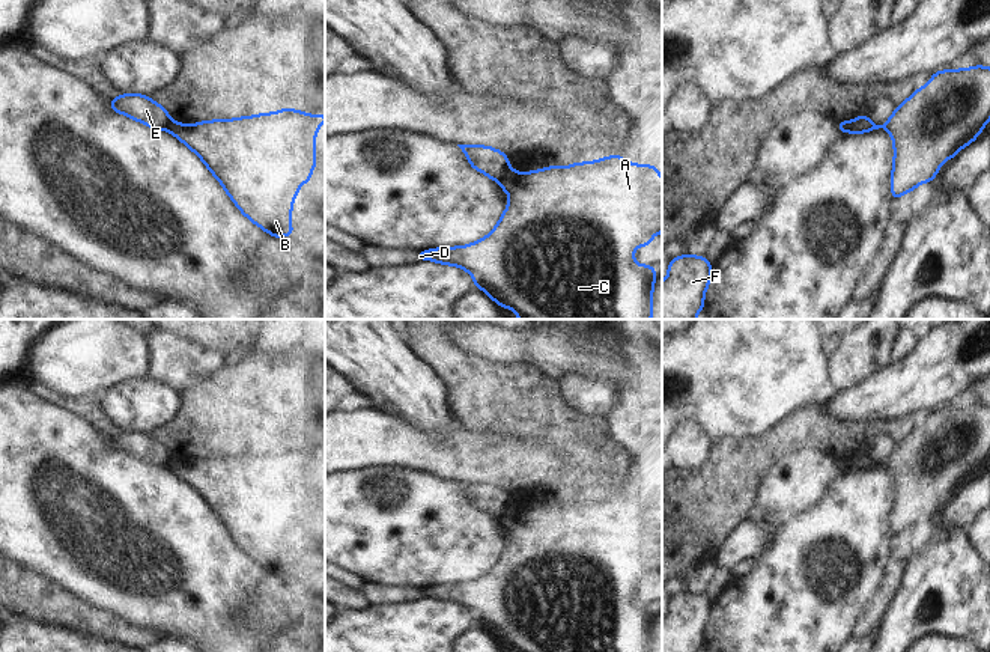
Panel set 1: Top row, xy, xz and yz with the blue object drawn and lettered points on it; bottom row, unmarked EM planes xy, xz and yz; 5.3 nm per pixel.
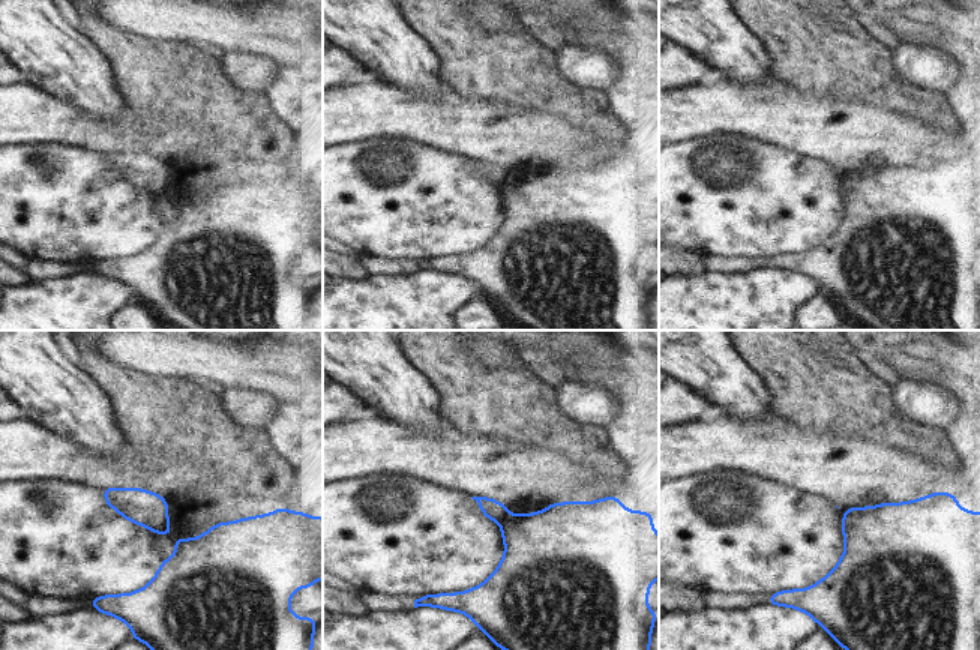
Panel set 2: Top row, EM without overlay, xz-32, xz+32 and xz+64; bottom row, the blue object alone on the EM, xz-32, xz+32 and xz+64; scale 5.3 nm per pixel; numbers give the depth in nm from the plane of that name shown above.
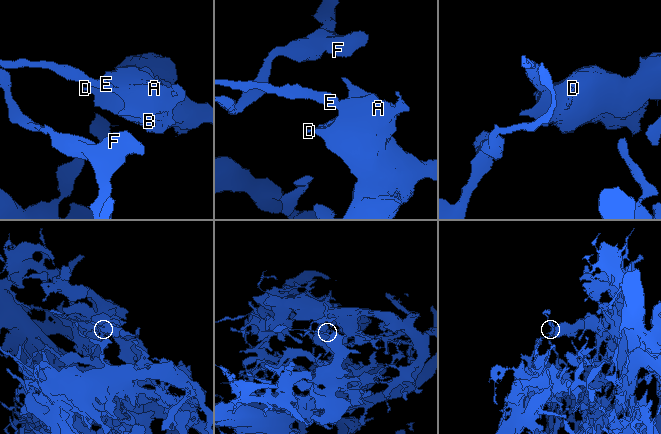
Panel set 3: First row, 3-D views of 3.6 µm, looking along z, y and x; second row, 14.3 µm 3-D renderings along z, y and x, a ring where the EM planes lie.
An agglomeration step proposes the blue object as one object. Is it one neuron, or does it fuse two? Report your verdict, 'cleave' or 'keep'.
cleave

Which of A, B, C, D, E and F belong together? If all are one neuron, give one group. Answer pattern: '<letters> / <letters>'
A B C D F / E

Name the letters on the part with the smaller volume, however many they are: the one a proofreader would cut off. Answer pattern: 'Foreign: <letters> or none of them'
Foreign: E

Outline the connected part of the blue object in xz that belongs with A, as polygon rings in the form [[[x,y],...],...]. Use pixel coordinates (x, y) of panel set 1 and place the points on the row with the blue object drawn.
[[[609,155],[567,167],[545,167],[519,173],[509,169],[500,181],[509,193],[509,205],[489,235],[463,247],[415,251],[418,260],[454,265],[474,277],[474,288],[484,291],[500,307],[509,307],[519,319],[651,319],[656,268],[633,262],[638,245],[645,248],[662,232],[662,178],[651,164],[635,164],[621,155]]]

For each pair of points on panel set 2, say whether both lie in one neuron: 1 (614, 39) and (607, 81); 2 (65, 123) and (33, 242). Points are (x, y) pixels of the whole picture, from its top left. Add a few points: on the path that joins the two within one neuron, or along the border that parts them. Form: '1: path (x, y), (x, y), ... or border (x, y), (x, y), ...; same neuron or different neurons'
1: border (577, 44), (604, 48), (626, 63), (643, 66); different neurons
2: border (23, 144), (63, 143), (93, 152); different neurons

